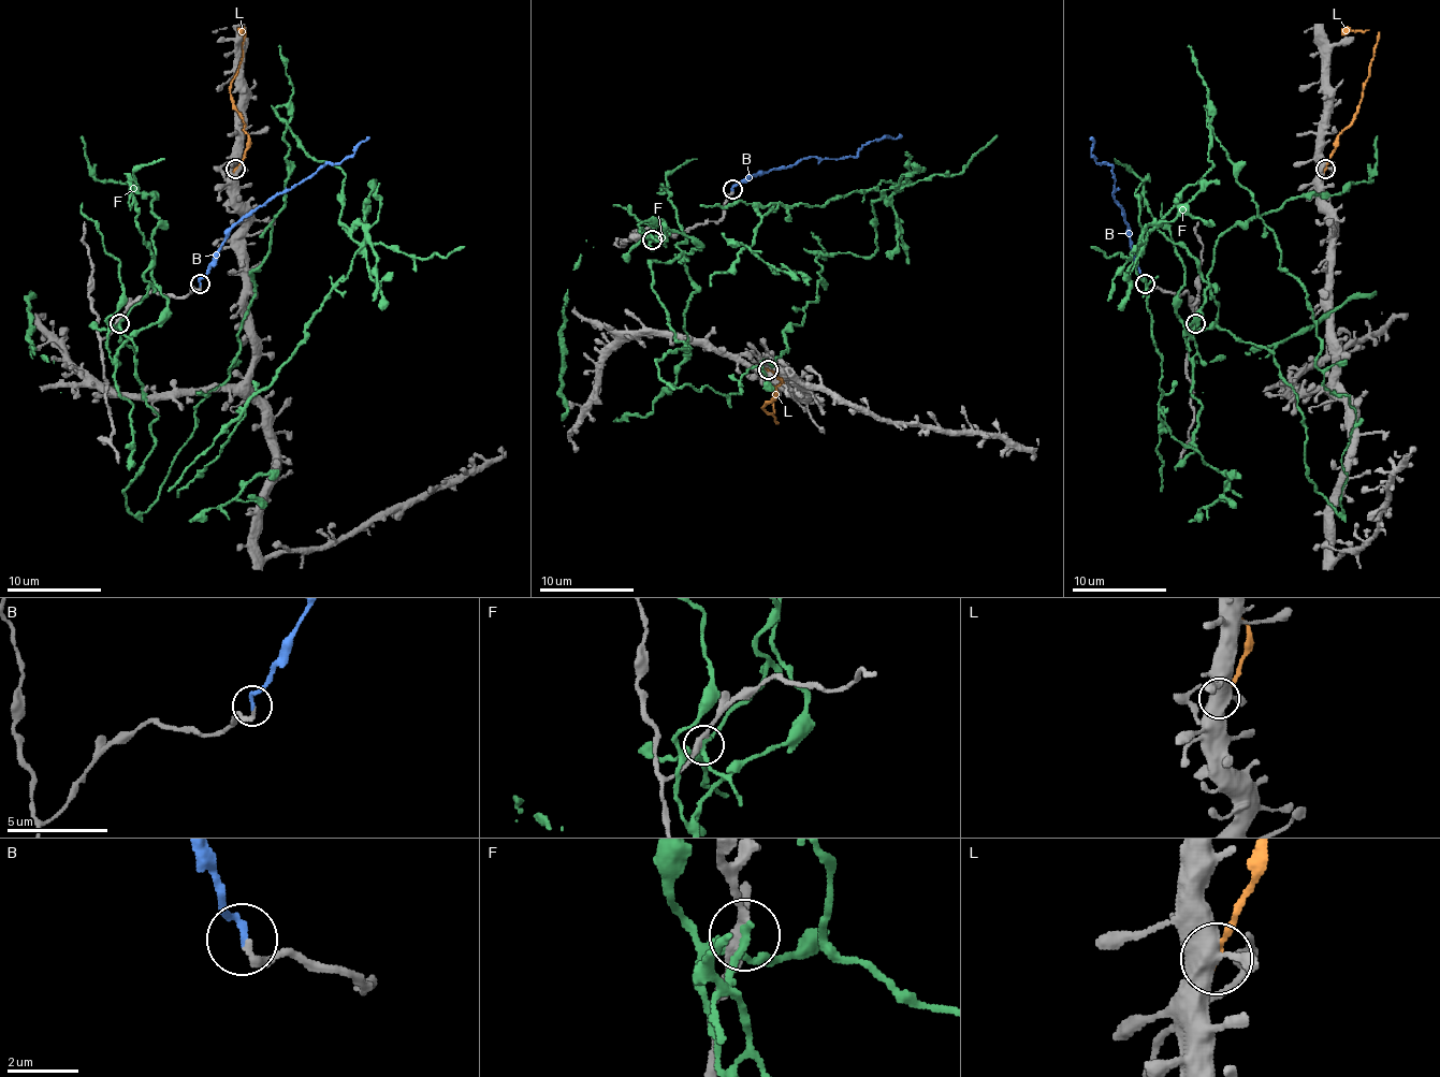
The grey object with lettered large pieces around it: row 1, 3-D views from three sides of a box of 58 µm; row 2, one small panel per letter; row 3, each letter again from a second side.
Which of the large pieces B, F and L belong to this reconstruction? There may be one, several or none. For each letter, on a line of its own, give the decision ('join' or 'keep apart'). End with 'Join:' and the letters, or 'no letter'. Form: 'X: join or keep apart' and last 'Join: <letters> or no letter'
B: join
F: keep apart
L: keep apart
Join: B

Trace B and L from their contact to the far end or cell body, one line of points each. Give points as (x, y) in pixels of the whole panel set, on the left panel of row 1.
B: (199, 285), (224, 235), (242, 219), (315, 174), (323, 164), (337, 162), (354, 153), (368, 136)
L: (234, 170), (248, 141), (230, 91), (246, 32), (242, 30), (238, 35)

